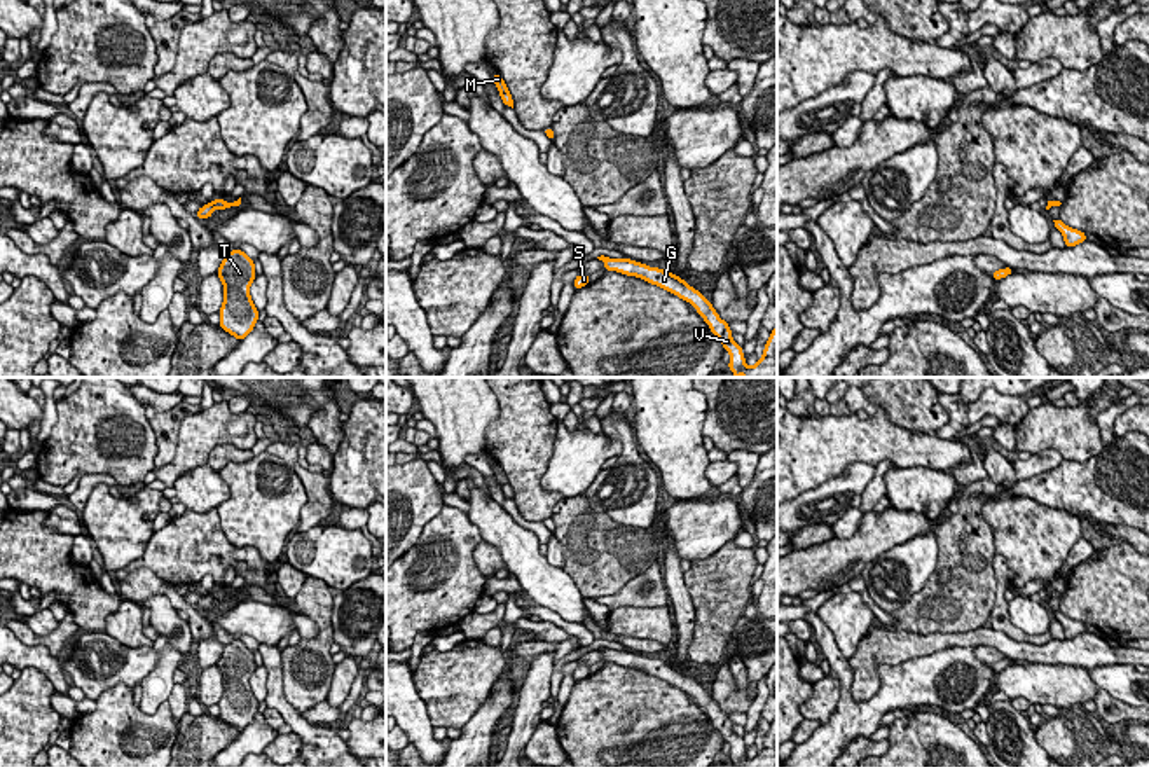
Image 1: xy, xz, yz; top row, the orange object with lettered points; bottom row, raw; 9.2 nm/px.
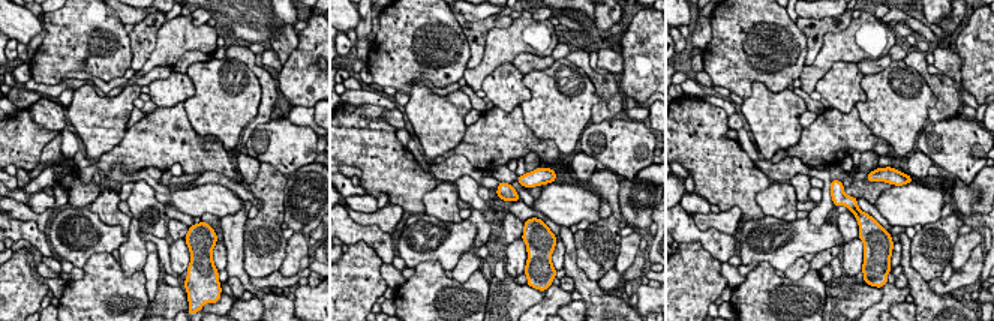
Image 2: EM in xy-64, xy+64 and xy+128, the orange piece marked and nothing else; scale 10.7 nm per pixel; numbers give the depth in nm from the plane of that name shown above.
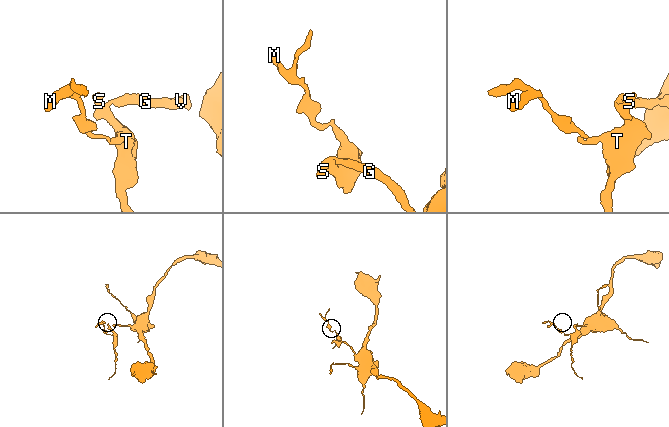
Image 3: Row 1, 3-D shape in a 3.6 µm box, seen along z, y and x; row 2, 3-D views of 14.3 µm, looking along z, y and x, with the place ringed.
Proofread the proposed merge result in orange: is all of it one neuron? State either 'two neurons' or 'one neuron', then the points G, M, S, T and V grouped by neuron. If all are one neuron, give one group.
two neurons; G V / M S T

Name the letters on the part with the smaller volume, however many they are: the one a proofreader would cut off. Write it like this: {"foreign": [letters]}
{"foreign": ["M", "S", "T"]}

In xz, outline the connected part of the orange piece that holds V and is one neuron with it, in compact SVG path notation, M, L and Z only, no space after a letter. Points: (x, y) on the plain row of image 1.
M604 650L604 662L616 662L620 666L641 669L651 676L657 676L679 690L693 695L697 704L709 716L711 723L719 730L723 739L730 744L730 755L726 760L733 767L777 767L777 716L770 723L770 729L765 736L763 748L749 758L746 755L742 737L732 730L730 716L719 709L711 692L707 692L698 681L690 678L683 669L674 664L667 664L660 659L650 659L643 653L632 650Z

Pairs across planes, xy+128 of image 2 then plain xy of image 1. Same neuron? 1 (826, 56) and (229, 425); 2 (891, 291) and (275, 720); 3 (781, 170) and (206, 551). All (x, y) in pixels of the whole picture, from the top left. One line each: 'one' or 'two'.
1: one
2: two
3: two

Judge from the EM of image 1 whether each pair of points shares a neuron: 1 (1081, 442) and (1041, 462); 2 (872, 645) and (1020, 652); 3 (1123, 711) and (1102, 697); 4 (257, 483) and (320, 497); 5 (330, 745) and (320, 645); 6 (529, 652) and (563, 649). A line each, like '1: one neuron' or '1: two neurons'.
1: two neurons
2: one neuron
3: one neuron
4: two neurons
5: two neurons
6: one neuron

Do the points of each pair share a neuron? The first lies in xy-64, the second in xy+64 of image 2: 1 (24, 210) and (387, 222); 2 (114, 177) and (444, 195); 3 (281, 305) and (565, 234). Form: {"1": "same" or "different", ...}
{"1": "same", "2": "different", "3": "same"}

